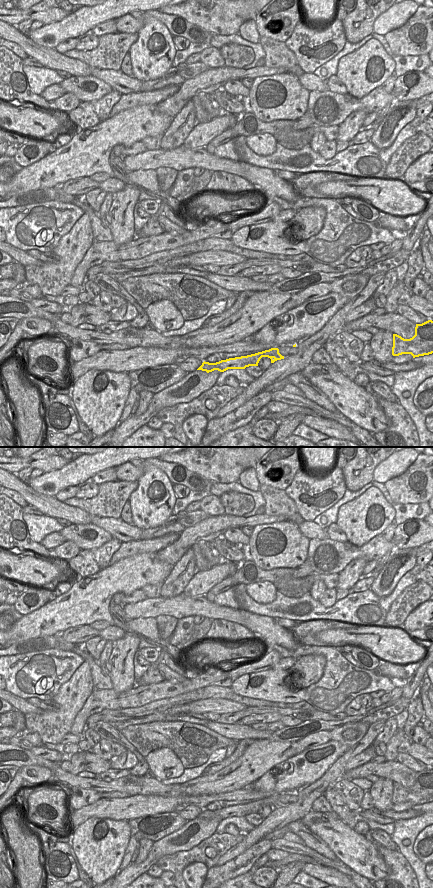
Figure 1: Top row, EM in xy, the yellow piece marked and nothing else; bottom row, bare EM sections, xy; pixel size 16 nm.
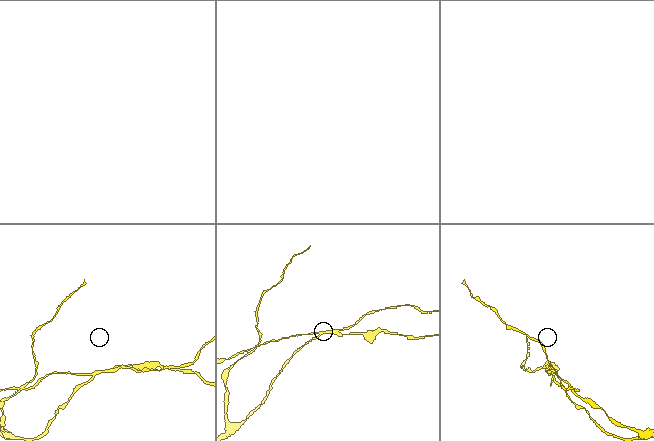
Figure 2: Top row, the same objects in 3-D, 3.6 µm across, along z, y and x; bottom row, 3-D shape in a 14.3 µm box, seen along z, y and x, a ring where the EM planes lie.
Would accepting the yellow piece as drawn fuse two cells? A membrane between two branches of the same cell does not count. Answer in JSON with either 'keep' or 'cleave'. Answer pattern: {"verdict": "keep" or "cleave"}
{"verdict": "cleave"}

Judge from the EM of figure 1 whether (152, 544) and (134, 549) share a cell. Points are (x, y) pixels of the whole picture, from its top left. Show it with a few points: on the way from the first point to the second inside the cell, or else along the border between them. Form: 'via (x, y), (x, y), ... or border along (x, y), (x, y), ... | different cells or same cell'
via (148, 546), (138, 547) | same cell

